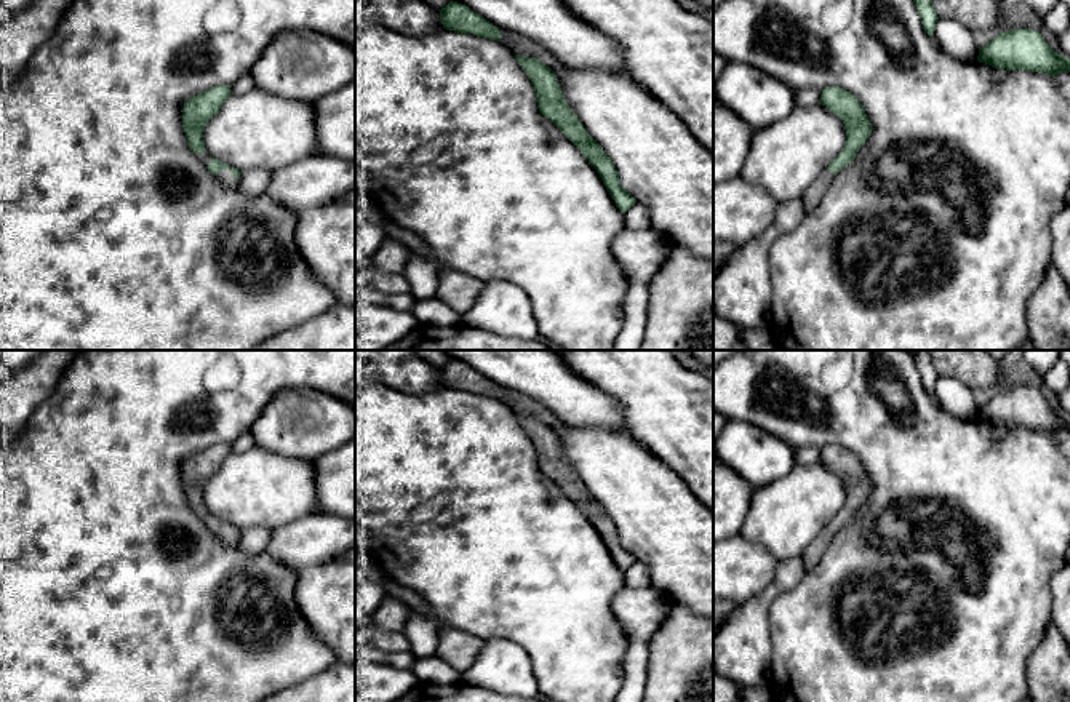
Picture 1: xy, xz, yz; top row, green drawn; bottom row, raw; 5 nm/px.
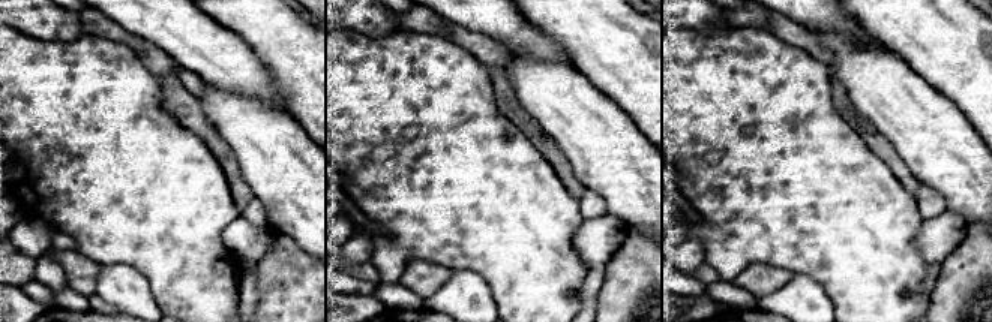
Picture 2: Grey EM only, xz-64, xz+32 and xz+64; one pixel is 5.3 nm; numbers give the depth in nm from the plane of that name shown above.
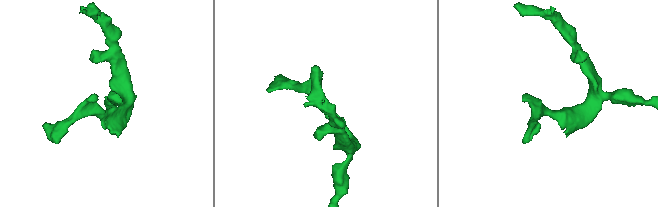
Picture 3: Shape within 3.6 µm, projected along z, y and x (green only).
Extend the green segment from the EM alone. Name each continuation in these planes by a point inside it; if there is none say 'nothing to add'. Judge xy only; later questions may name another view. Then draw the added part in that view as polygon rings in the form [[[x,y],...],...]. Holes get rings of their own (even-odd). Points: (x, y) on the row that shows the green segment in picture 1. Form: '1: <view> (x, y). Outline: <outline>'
1: xy (224, 176). Outline: [[[226,168],[222,170],[221,173],[214,174],[219,182],[222,182],[226,187],[237,187],[238,182],[240,182],[240,177],[235,177],[232,173],[230,173],[230,168]]]

